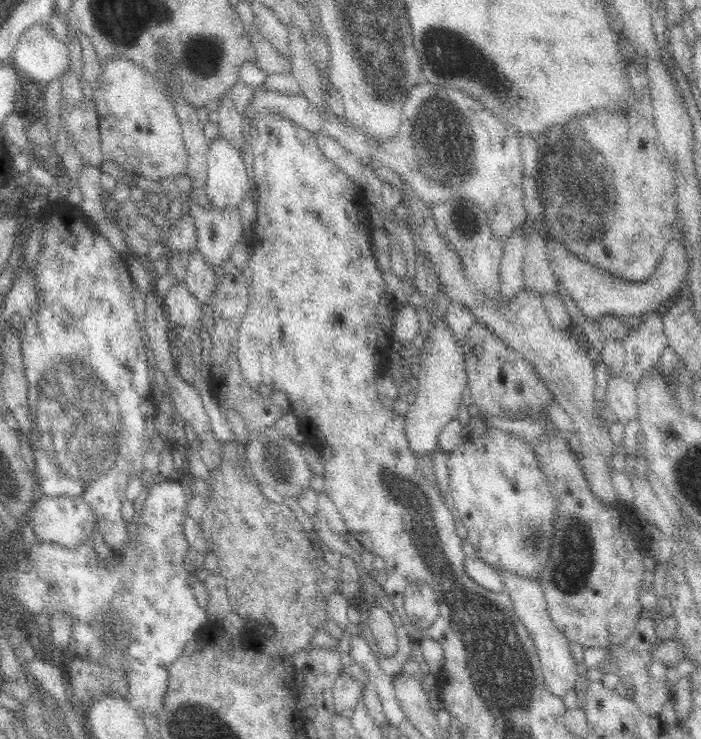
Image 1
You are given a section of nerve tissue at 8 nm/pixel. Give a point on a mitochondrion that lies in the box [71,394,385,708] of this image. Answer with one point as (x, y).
(116, 624)

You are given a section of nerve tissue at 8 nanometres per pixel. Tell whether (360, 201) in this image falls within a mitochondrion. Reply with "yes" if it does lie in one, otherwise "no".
no

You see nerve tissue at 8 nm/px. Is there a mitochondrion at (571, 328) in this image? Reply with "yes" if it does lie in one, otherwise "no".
no

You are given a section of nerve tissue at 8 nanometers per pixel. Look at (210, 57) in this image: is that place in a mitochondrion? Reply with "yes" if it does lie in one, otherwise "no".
no

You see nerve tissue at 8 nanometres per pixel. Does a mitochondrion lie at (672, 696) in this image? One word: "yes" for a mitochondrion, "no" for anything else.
no

